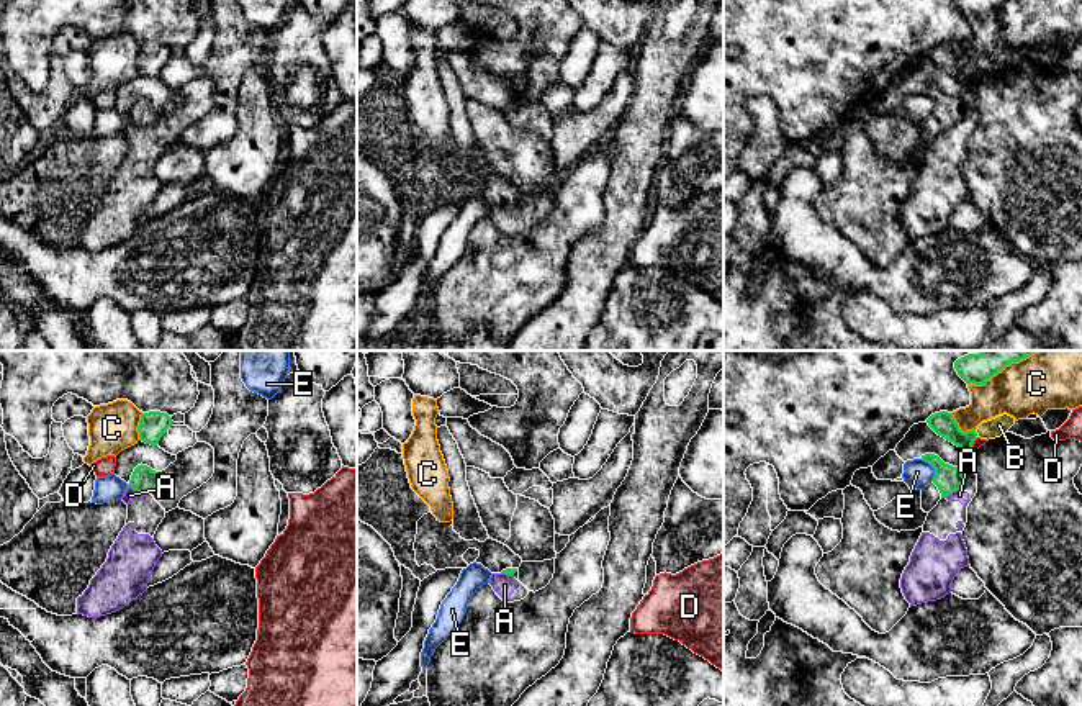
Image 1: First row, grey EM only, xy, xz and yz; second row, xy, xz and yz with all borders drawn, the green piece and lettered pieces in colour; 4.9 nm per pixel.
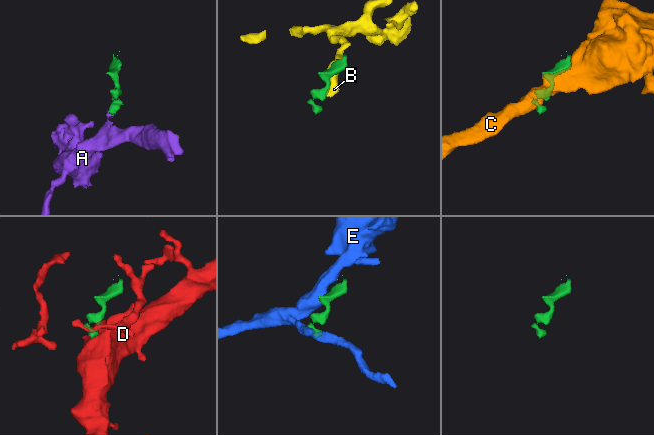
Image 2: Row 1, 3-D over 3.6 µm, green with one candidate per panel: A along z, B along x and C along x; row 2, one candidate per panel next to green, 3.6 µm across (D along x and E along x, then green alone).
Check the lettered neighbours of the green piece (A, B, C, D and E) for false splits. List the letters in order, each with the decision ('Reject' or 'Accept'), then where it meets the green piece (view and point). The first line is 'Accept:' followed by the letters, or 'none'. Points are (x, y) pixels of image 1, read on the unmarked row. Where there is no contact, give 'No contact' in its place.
Accept: none
A: Reject. Touches green at xy (138, 125)
B: Reject. Touches green at yz (976, 67)
C: Reject. Touches green at yz (986, 13)
D: Reject. Touches green at yz (973, 76)
E: Reject. Touches green at yz (933, 100)

